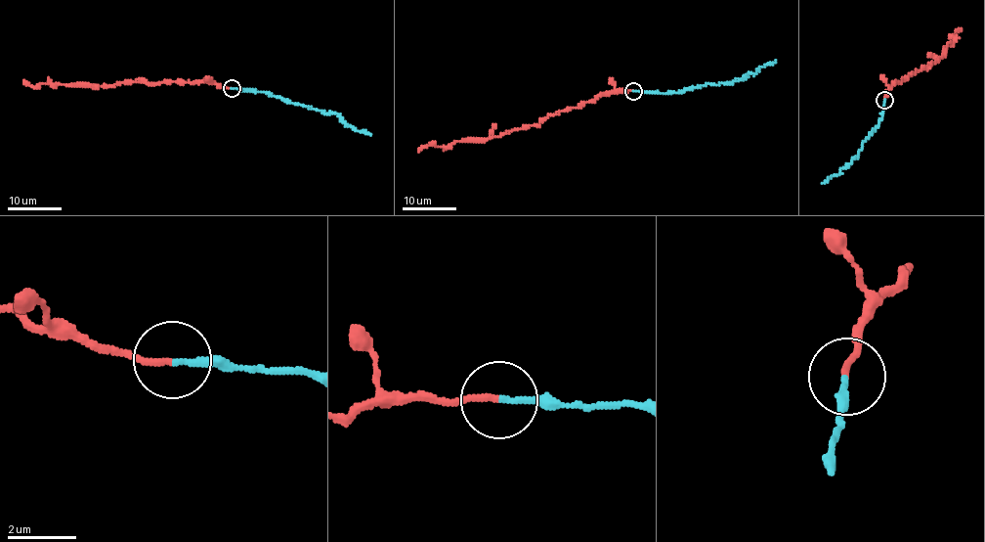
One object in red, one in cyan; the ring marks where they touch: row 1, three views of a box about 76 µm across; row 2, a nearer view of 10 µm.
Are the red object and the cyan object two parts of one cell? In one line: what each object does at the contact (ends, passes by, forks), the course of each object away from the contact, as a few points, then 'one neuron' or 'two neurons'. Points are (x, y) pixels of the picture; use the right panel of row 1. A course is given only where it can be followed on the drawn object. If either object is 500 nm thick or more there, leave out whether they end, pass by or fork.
red ends | cyan ends | red via (885, 100), (893, 81), (901, 82), (939, 61), (945, 46), (954, 42), (950, 35), (961, 28) | cyan via (885, 100), (876, 129), (863, 143), (857, 158), (822, 184) | two neurons

